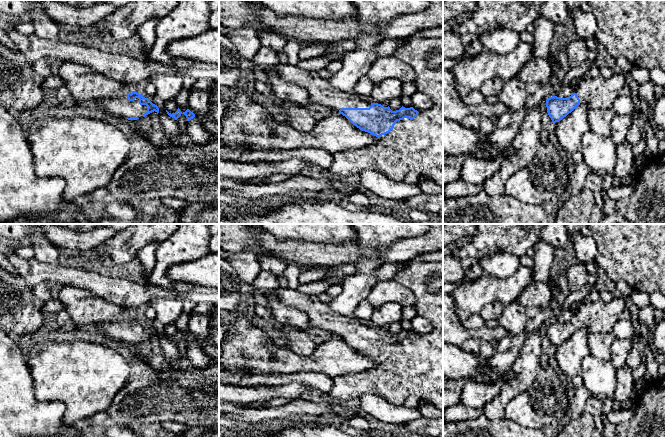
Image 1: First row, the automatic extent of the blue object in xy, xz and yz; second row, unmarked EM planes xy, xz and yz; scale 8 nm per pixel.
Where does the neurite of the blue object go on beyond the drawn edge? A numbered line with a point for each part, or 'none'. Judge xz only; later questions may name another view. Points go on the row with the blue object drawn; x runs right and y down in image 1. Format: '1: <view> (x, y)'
1: xz (320, 91)
2: xz (416, 145)

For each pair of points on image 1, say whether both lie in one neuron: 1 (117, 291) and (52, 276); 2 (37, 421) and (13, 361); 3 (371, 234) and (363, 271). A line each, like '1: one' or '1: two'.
1: one
2: one
3: one

